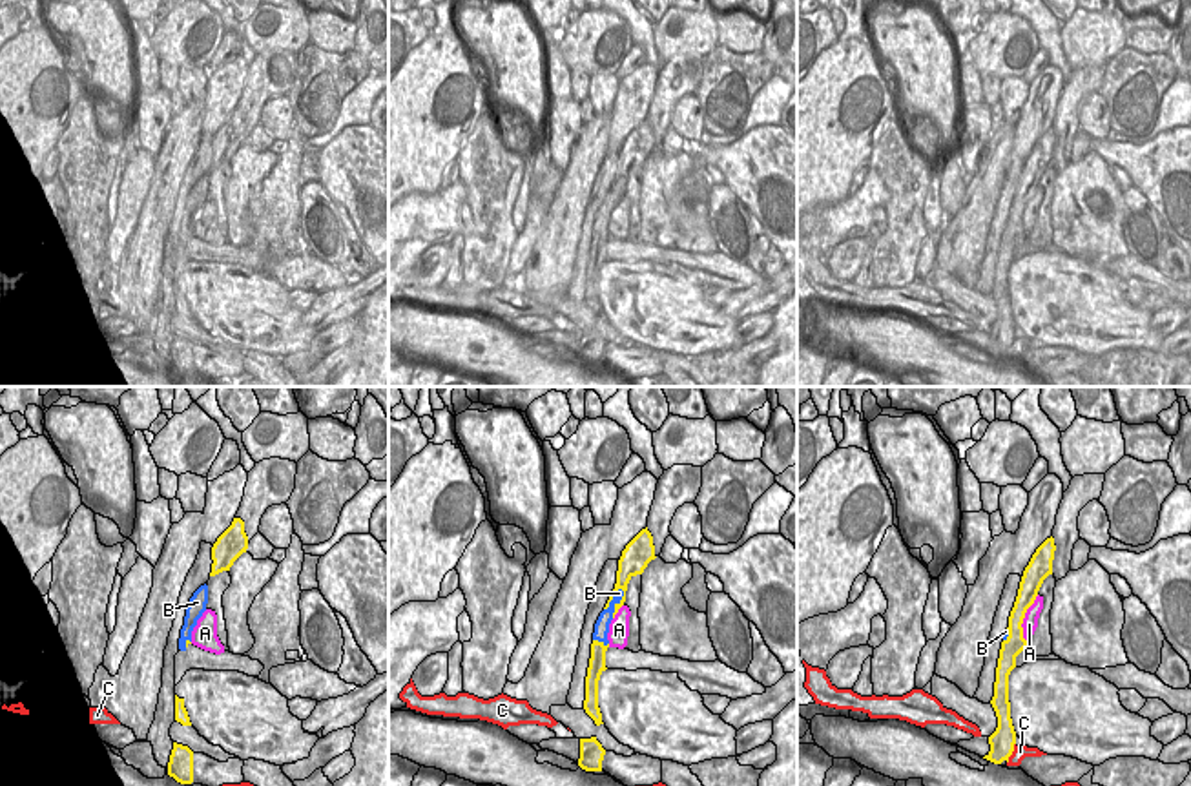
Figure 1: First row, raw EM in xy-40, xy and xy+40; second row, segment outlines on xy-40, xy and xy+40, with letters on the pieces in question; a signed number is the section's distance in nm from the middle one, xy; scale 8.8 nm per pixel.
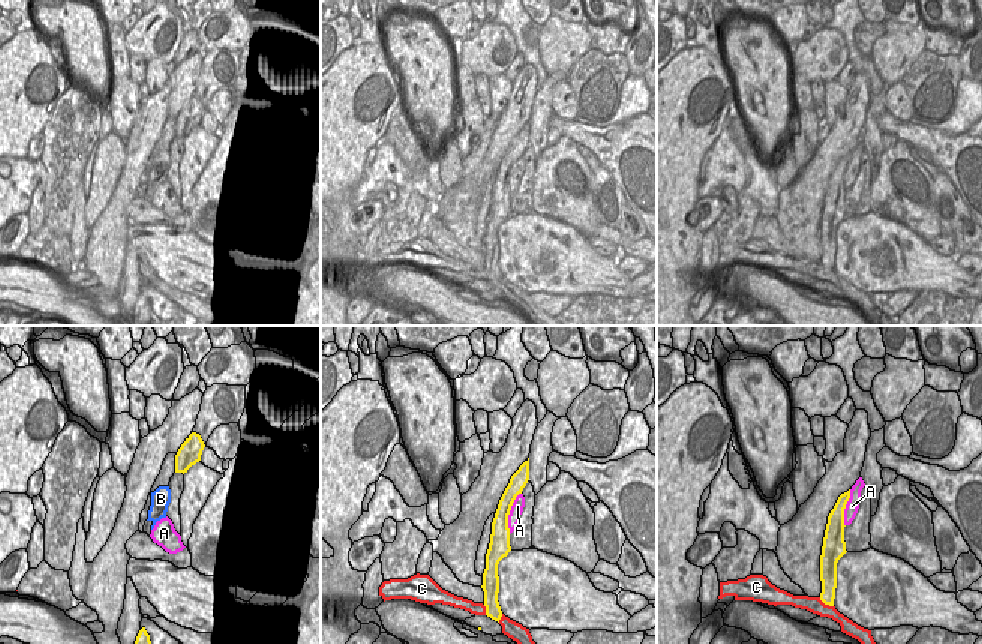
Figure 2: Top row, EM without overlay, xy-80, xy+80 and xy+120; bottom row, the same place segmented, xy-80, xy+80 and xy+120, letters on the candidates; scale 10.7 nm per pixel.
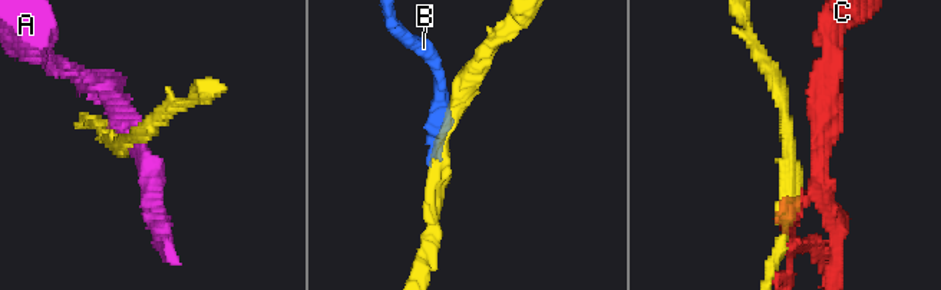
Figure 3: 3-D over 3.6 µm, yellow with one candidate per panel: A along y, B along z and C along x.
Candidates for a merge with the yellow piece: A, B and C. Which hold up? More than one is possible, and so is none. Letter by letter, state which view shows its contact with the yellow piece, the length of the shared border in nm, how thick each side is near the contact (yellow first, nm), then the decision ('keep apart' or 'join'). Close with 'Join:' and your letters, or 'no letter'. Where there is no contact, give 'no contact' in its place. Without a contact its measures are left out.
A: xy+40 | 440 nm | 170/130 nm | keep apart
B: xy | 280 nm | 130/130 nm | keep apart
C: xy+40 | 200 nm | 220/130 nm | keep apart
Join: no letter

